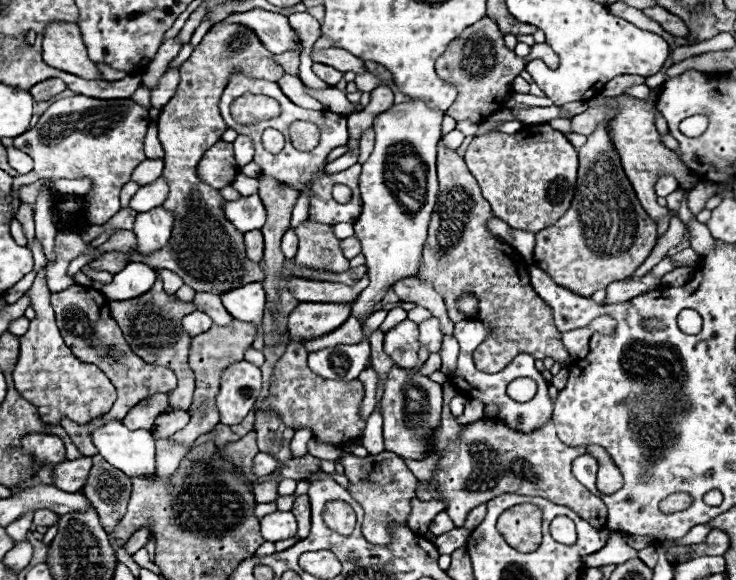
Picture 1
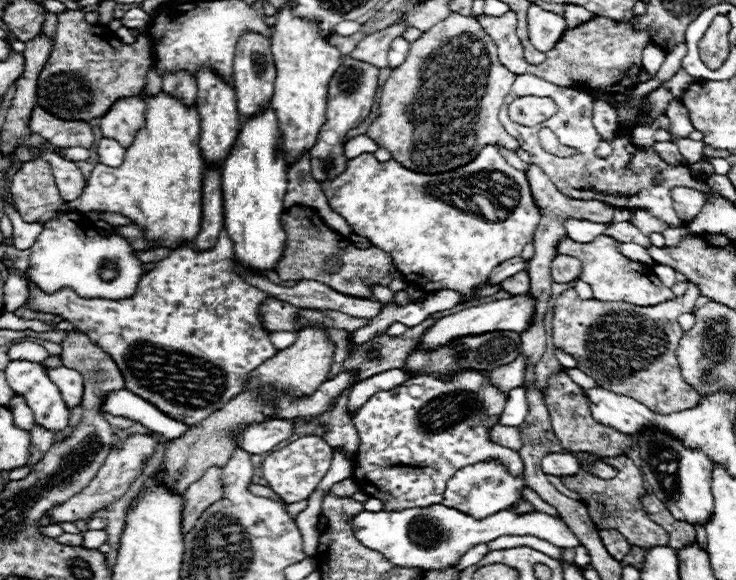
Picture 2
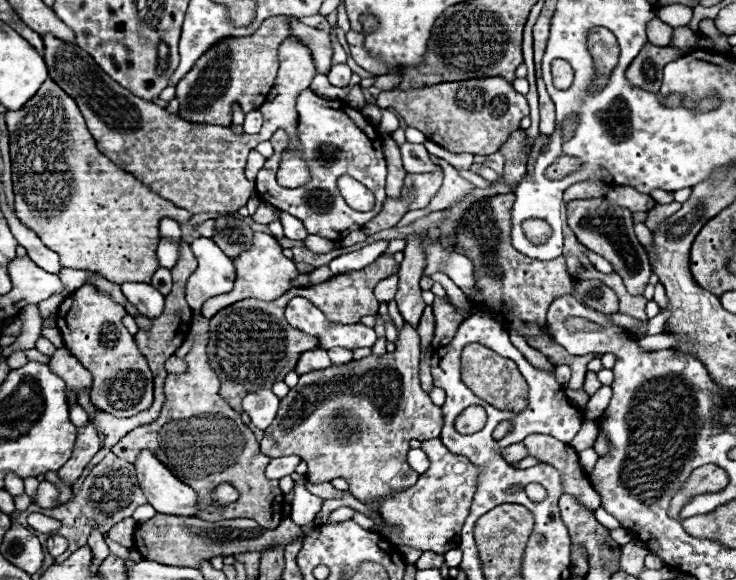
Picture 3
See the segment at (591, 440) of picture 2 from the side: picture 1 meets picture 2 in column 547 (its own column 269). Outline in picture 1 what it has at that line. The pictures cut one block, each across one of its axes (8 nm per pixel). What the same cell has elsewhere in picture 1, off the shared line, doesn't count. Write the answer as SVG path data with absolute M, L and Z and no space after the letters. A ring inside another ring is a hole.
M290 342L286 346L286 352L278 360L272 380L270 380L270 392L268 398L262 402L262 408L272 408L286 426L298 430L298 428L312 428L314 436L322 442L332 442L342 446L348 440L360 438L366 422L358 416L358 408L364 398L364 386L360 380L352 382L340 382L340 380L324 380L310 372L306 366L306 348L300 342Z

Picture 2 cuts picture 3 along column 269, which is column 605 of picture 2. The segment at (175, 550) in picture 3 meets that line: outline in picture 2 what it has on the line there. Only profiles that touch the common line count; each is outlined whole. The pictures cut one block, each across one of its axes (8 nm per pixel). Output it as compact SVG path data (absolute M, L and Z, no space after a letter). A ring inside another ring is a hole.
M600 530L598 532L600 538L602 538L602 544L606 546L606 550L610 552L610 556L614 560L624 560L630 552L630 544L626 542L626 538L618 532L618 530Z

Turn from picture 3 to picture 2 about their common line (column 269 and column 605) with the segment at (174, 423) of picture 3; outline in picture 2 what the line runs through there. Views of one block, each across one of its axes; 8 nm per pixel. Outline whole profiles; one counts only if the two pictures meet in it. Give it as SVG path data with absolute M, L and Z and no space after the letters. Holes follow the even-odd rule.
M574 452L574 456L581 462L582 470L574 476L563 476L561 479L567 488L580 494L580 500L586 504L596 528L600 530L616 528L622 532L622 536L626 536L626 540L632 546L640 546L640 548L648 548L652 544L668 544L668 532L662 526L658 526L654 520L650 520L650 516L640 506L640 494L644 494L644 480L640 468L628 456L620 454L614 458L602 458L596 454L580 454L580 452ZM596 460L610 464L616 470L616 476L610 480L594 476L590 472L589 464Z

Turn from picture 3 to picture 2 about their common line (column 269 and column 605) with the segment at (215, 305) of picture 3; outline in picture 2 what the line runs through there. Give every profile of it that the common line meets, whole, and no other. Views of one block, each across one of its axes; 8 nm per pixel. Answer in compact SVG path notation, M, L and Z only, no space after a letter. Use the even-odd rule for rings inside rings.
M600 234L588 244L574 242L572 238L562 238L556 244L556 250L558 250L558 254L566 254L566 256L574 256L574 258L582 260L584 270L582 270L580 280L584 280L592 286L596 300L628 302L628 304L636 304L636 306L656 306L660 302L666 302L666 300L674 298L672 290L658 280L658 276L654 274L654 270L650 266L644 268L644 264L622 256L618 252L618 246L620 246L618 240L614 240L612 236Z

